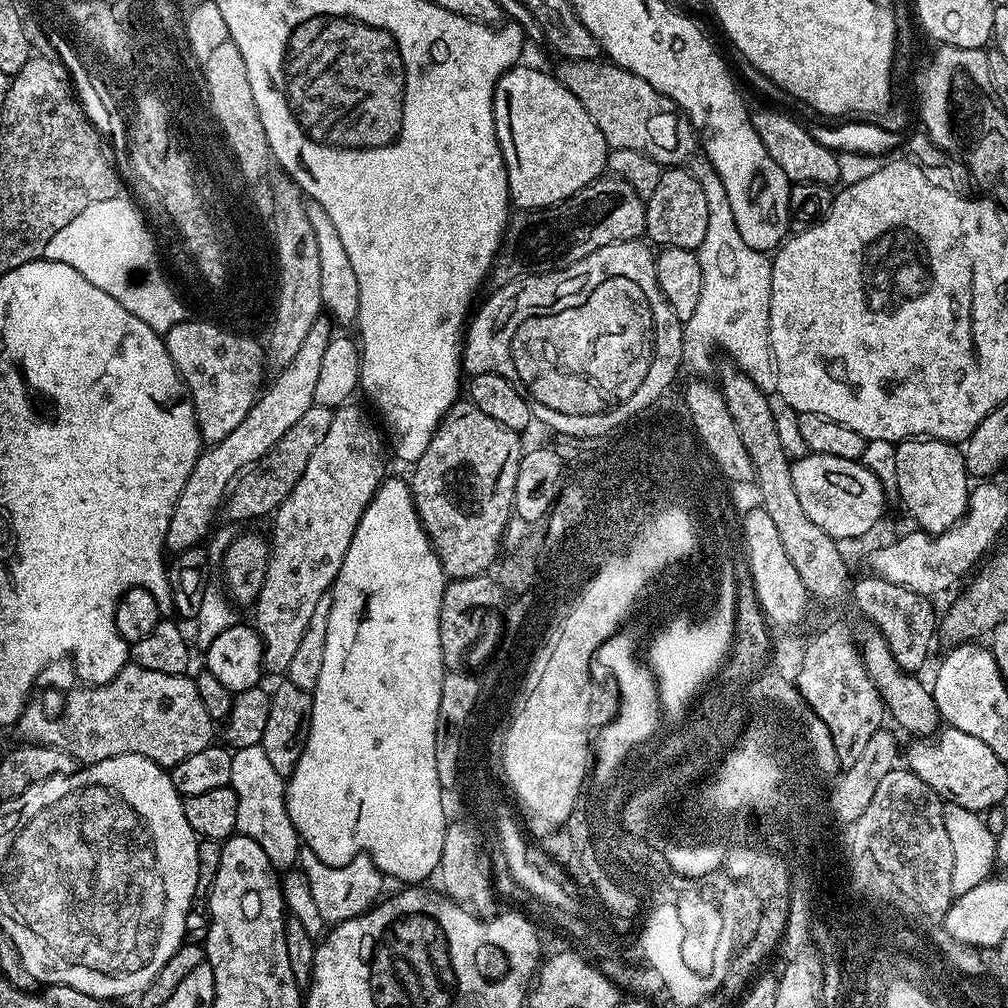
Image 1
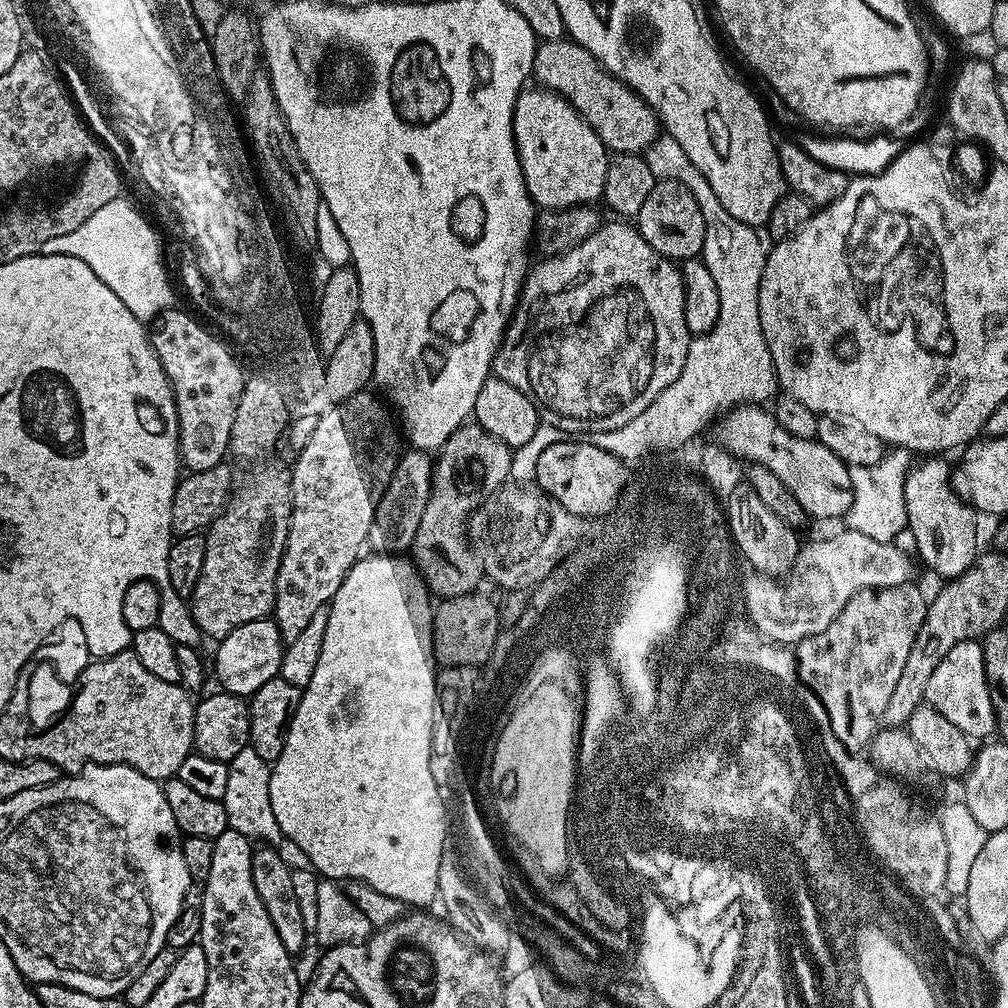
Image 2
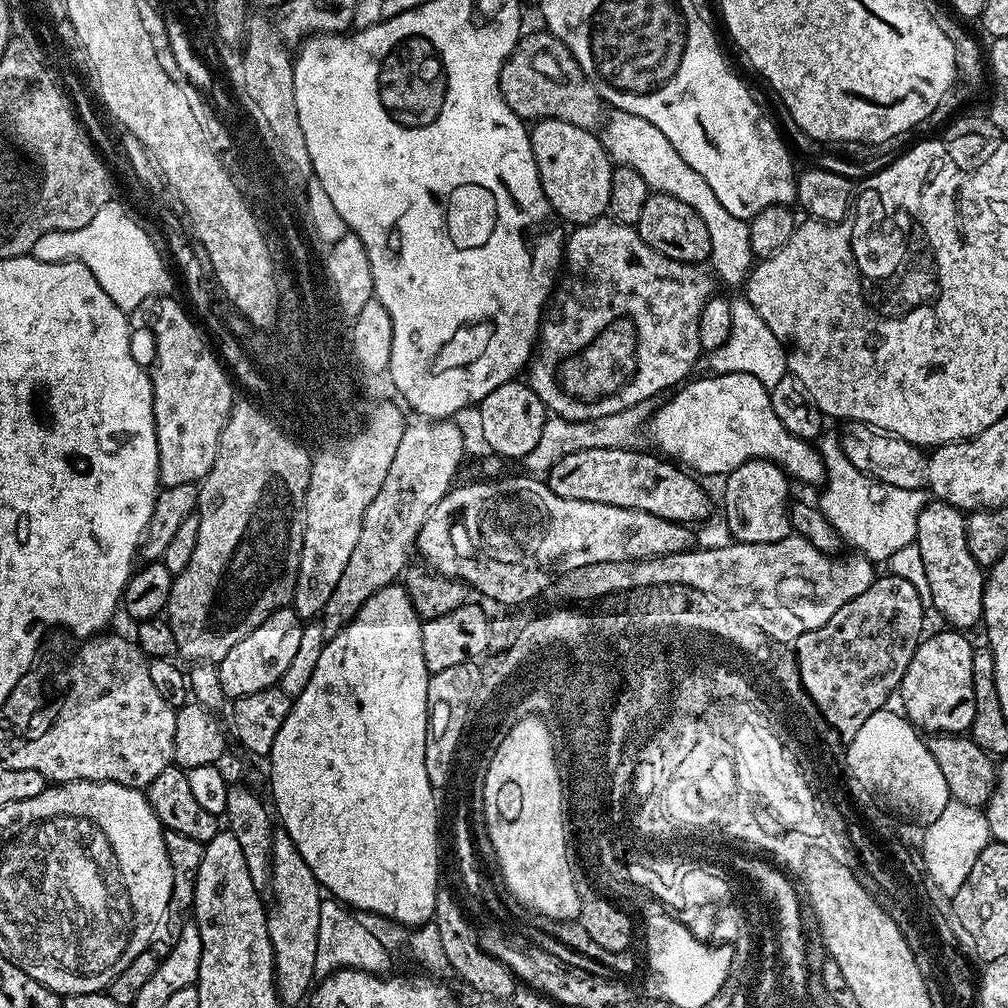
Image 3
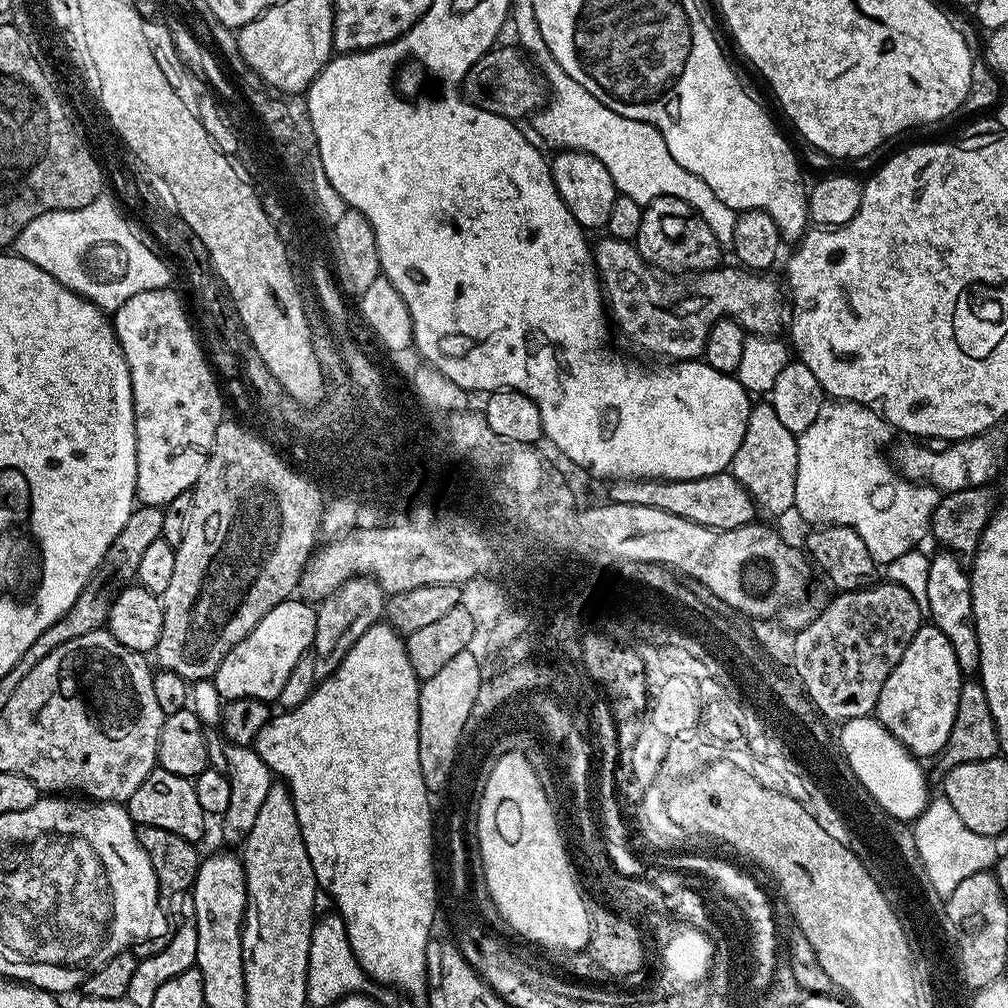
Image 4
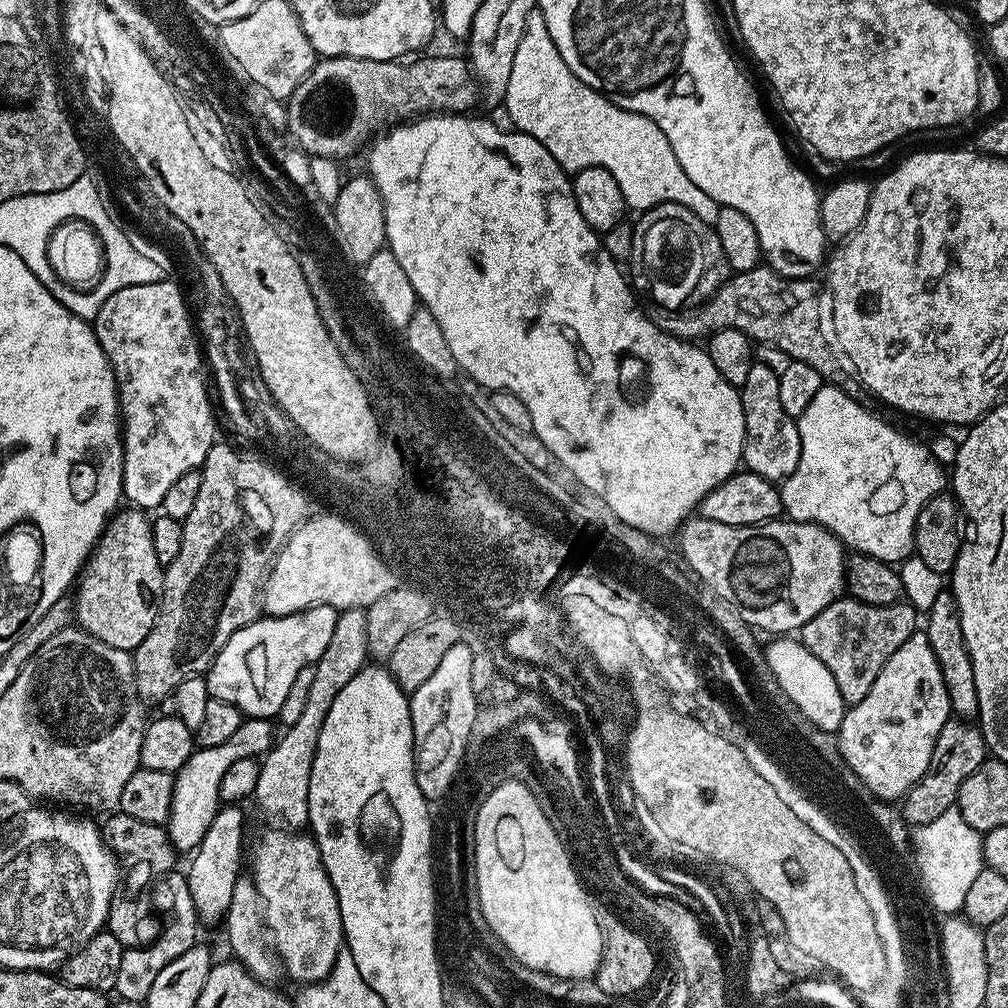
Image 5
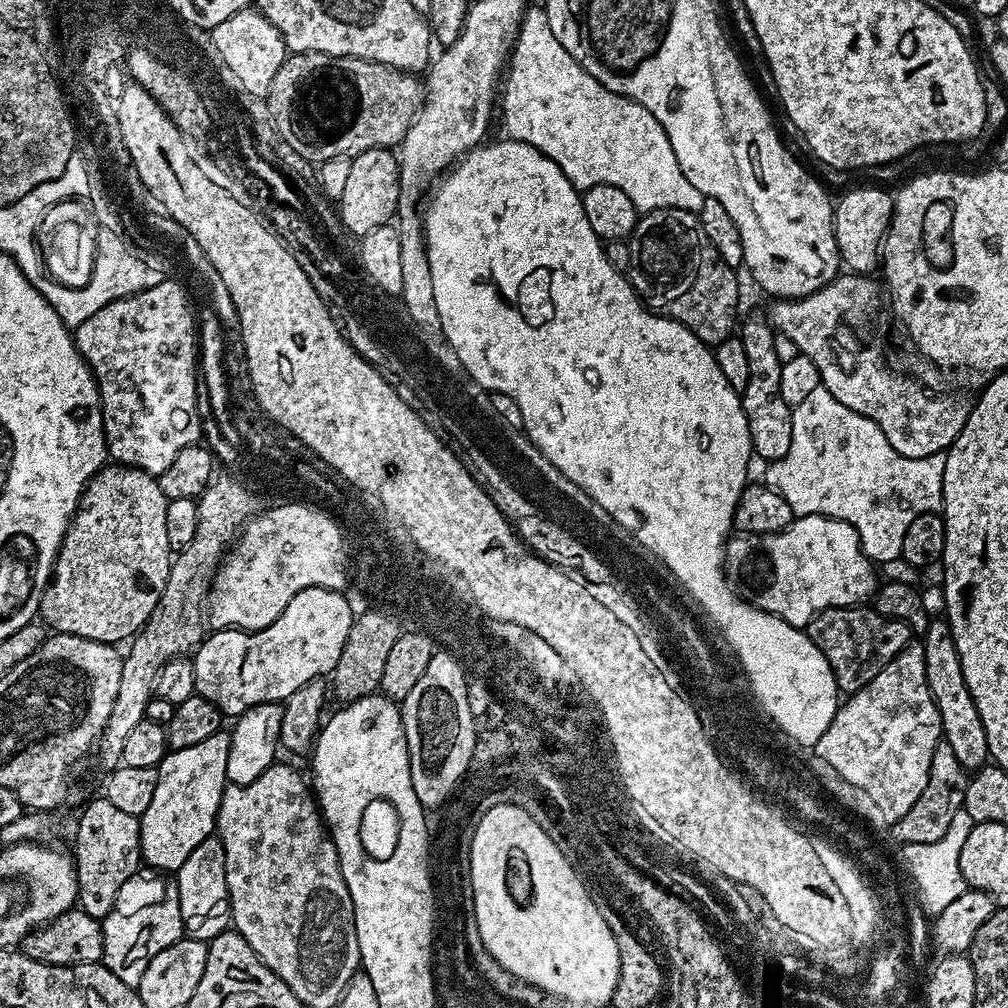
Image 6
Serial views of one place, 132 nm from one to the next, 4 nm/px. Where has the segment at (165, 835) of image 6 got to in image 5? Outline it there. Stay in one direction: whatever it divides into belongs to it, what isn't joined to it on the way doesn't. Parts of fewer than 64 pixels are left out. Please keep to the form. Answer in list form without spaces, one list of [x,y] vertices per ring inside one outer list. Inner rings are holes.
[[[245,718],[242,726],[238,726],[234,738],[230,742],[222,742],[217,748],[197,747],[192,757],[186,764],[174,774],[174,794],[170,802],[170,814],[168,815],[168,841],[177,853],[191,853],[197,849],[210,826],[214,813],[214,805],[218,800],[218,789],[222,782],[222,774],[234,763],[235,760],[247,760],[261,755],[260,748],[260,724],[256,718]]]

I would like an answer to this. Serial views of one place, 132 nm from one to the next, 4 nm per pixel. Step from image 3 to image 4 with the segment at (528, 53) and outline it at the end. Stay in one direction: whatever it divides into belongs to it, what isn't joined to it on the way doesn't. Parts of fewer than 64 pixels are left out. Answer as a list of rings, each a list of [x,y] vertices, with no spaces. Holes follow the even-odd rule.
[[[493,47],[492,51],[487,52],[466,74],[462,85],[463,95],[472,104],[480,108],[490,110],[494,114],[504,116],[513,122],[523,121],[523,116],[531,117],[533,114],[541,111],[546,103],[546,81],[540,75],[535,63],[519,47],[512,48]]]

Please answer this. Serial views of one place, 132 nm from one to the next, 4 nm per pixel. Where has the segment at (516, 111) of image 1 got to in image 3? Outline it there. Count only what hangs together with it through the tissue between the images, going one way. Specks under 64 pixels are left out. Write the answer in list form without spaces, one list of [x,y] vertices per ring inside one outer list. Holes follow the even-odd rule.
[[[561,120],[535,121],[531,125],[530,135],[534,162],[538,162],[538,174],[549,209],[555,215],[557,212],[561,221],[569,220],[569,225],[572,226],[601,219],[608,211],[614,164],[599,135],[595,131]]]

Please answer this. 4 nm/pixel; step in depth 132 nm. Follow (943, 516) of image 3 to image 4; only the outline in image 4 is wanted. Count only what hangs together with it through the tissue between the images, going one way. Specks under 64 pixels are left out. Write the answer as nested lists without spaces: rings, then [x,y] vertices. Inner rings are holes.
[[[940,550],[937,553],[937,556],[928,564],[928,577],[924,580],[922,600],[926,605],[927,615],[928,612],[932,615],[929,616],[931,624],[938,630],[942,630],[942,634],[946,634],[950,646],[954,646],[954,658],[958,658],[961,672],[965,677],[972,678],[980,670],[978,634],[972,613],[972,578],[960,557],[953,556],[947,550]]]

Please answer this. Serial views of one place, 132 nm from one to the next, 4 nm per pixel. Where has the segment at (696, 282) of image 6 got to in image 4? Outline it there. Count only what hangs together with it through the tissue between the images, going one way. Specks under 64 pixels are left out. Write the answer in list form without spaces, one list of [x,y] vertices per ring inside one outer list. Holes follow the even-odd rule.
[[[659,196],[646,205],[634,243],[647,264],[664,274],[699,274],[721,263],[718,238],[714,238],[700,215],[678,198]]]

